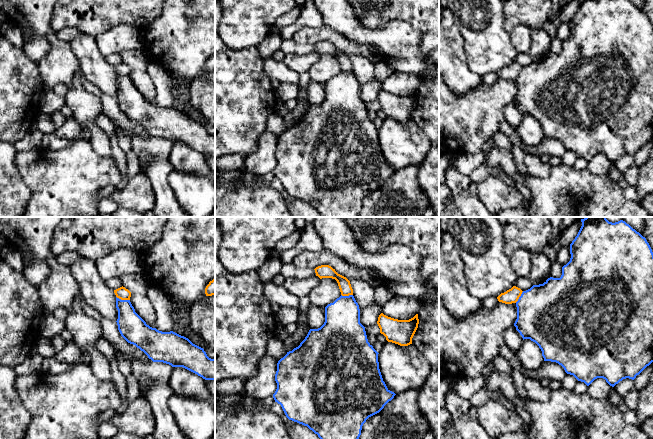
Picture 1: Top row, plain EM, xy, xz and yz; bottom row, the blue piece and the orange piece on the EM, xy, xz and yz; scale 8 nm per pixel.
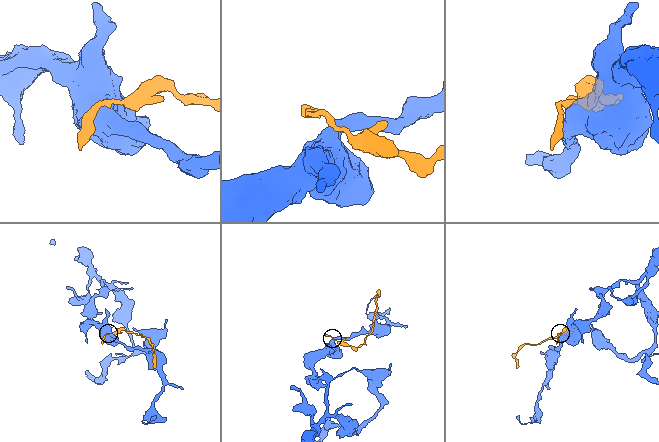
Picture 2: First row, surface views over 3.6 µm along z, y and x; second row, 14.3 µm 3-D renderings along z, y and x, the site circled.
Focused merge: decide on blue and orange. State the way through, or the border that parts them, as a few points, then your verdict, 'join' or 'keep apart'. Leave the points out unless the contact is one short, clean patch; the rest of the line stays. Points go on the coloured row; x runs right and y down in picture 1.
border along xy (116, 296), (129, 300); keep apart

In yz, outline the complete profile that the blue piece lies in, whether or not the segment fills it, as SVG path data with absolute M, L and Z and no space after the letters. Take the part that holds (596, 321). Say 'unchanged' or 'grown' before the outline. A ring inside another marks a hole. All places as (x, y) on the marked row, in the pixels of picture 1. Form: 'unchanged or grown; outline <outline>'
unchanged; outline M585 217L581 219L581 222L582 226L577 236L570 244L570 261L562 267L561 277L550 277L543 284L533 285L530 289L522 292L516 302L517 319L514 326L523 340L530 339L539 346L544 361L558 363L567 374L573 375L587 386L595 379L603 378L610 386L614 387L623 379L634 380L653 362L653 252L646 238L623 220L612 223L606 217Z

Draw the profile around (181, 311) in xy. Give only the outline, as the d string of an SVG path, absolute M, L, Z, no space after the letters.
M170 299L172 310L174 312L174 320L176 327L173 332L186 337L186 329L190 325L190 309L191 305L180 303L174 299Z

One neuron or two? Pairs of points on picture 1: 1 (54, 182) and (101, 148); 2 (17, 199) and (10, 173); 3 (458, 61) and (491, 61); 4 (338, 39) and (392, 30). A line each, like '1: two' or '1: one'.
1: two
2: one
3: two
4: two

